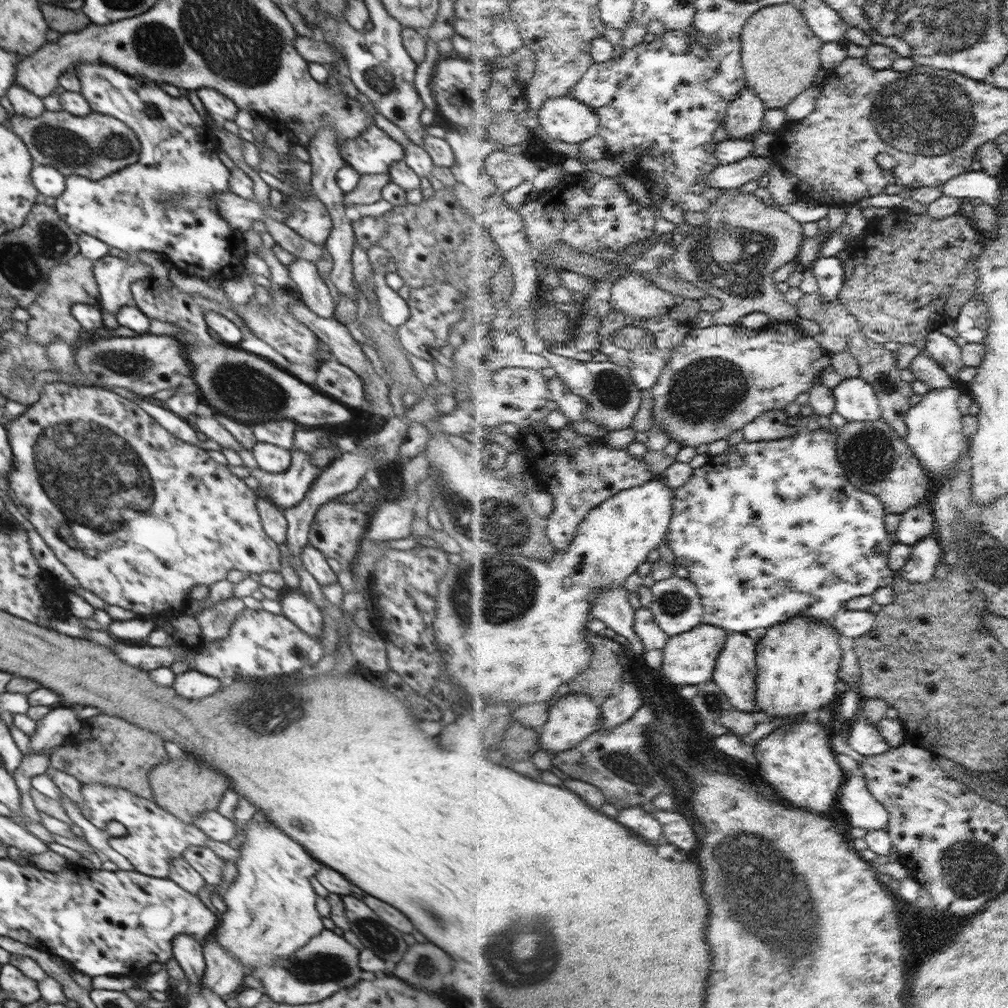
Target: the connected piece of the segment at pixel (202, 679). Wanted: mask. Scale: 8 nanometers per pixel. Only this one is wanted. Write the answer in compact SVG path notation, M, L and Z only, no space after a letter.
M190 669L175 675L172 688L183 698L206 698L220 690L220 682L225 681Z

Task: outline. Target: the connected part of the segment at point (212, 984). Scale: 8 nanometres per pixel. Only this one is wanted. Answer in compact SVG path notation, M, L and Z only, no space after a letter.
M209 937L204 940L203 955L206 969L202 986L210 988L212 994L230 995L244 983L244 970L240 960L236 960L237 956L217 943L216 939Z

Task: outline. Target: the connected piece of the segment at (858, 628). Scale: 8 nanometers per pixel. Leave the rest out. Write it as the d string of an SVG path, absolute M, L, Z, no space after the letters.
M842 610L833 620L835 628L842 635L852 637L854 640L866 636L876 628L877 613L870 610Z

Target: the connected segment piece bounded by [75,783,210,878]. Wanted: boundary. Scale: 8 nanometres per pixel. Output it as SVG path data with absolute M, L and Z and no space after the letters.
M100 783L82 784L80 793L83 796L82 803L76 803L77 808L80 809L84 818L87 818L100 830L106 830L108 822L116 820L126 827L126 834L123 836L111 836L108 838L108 844L121 854L125 856L133 865L134 871L144 873L146 876L153 876L154 878L169 878L171 874L171 860L180 860L180 856L183 858L183 852L192 845L205 846L207 836L205 832L200 830L194 824L188 824L182 822L179 818L176 818L173 814L166 812L163 808L160 808L156 801L142 798L137 794L134 794L128 789L117 786L104 786Z

